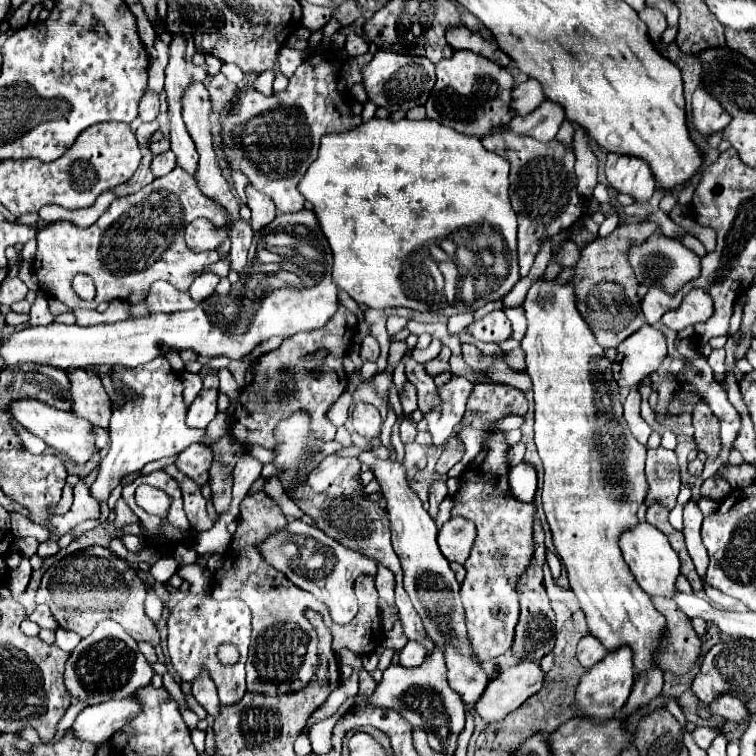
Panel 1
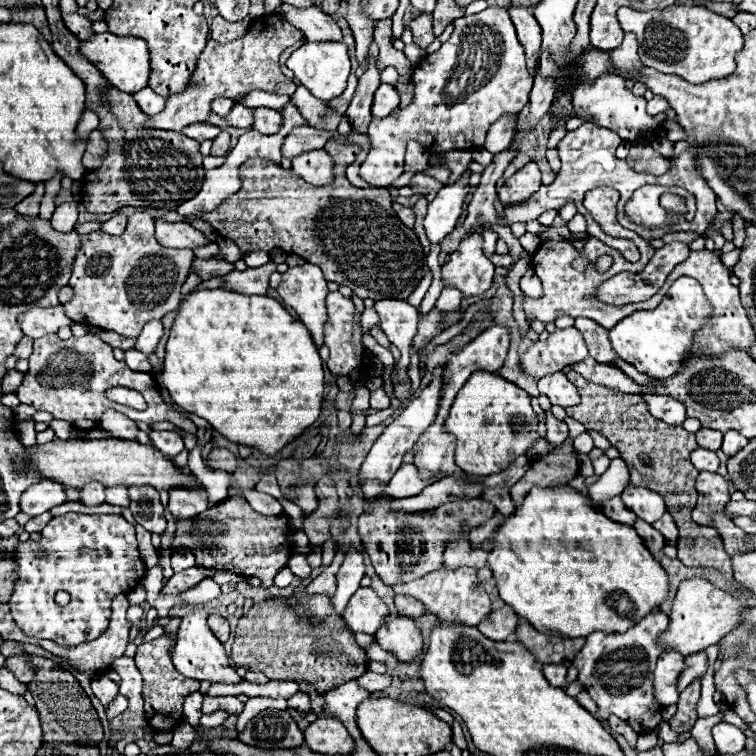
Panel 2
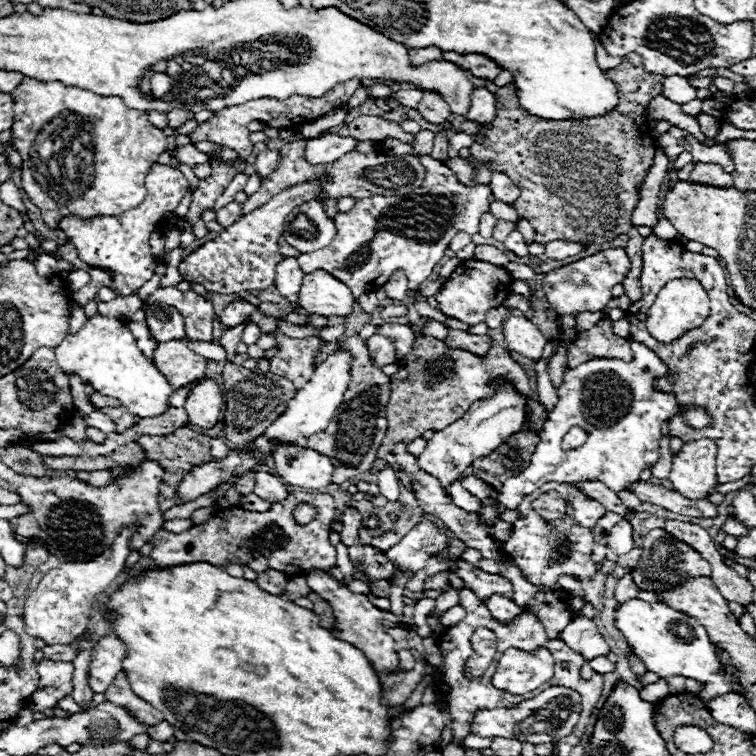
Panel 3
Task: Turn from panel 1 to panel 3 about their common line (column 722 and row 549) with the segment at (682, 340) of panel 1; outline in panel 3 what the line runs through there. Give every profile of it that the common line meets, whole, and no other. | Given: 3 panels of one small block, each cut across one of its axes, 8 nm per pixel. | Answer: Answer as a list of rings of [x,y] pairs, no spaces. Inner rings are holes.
[[[420,520],[396,546],[386,550],[392,560],[402,562],[408,570],[422,570],[426,562],[434,556],[446,550],[448,536],[444,530],[440,530],[434,522],[430,520]]]

